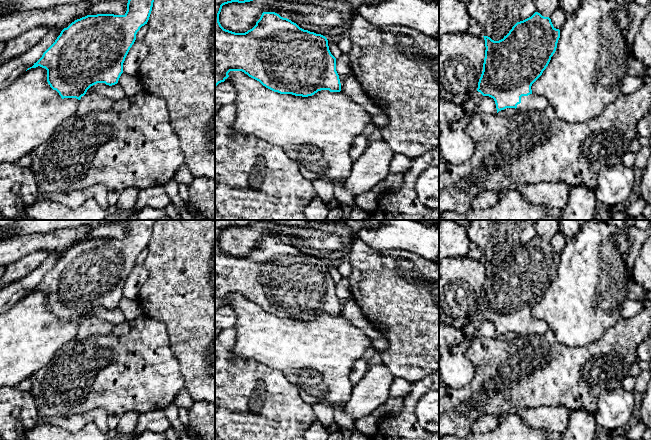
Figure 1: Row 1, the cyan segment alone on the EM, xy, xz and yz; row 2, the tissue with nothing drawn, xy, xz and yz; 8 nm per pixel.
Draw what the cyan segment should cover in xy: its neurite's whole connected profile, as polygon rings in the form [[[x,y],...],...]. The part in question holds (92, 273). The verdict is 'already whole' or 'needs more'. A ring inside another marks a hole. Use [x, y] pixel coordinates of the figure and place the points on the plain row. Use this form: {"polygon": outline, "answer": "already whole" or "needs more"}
{"polygon": [[[131,220],[128,224],[127,235],[124,239],[114,239],[114,238],[87,239],[85,241],[75,244],[67,252],[64,252],[61,255],[60,259],[57,261],[55,266],[43,277],[42,281],[36,287],[34,287],[34,289],[32,291],[28,292],[27,294],[29,294],[31,292],[36,292],[38,290],[45,292],[47,294],[48,308],[50,309],[50,311],[53,314],[56,314],[59,317],[59,319],[61,320],[62,323],[76,322],[78,324],[78,334],[77,334],[78,339],[84,339],[91,335],[109,335],[109,334],[111,334],[113,331],[113,328],[114,328],[114,325],[112,323],[110,323],[104,319],[101,319],[101,318],[88,317],[87,314],[91,310],[93,310],[97,307],[105,307],[106,309],[109,309],[109,310],[112,310],[112,309],[115,309],[118,307],[118,304],[119,304],[121,298],[123,297],[123,287],[125,285],[125,282],[126,282],[130,272],[132,271],[132,269],[134,268],[134,266],[136,264],[137,256],[140,254],[140,252],[142,250],[147,248],[150,238],[151,238],[151,235],[152,235],[153,226],[156,223],[156,221],[157,220]]], "answer": "needs more"}

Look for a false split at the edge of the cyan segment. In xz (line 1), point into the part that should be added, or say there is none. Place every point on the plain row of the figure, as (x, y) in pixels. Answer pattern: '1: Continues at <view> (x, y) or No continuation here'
1: No continuation here

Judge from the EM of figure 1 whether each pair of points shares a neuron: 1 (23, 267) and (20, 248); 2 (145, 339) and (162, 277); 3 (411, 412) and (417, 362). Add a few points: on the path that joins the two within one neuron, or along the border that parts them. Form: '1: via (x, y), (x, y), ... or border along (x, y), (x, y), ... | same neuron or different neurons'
1: border along (43, 249), (32, 251), (10, 264) | different neurons
2: border along (143, 314), (159, 319), (165, 325), (168, 333) | different neurons
3: border along (428, 375), (411, 383) | different neurons

